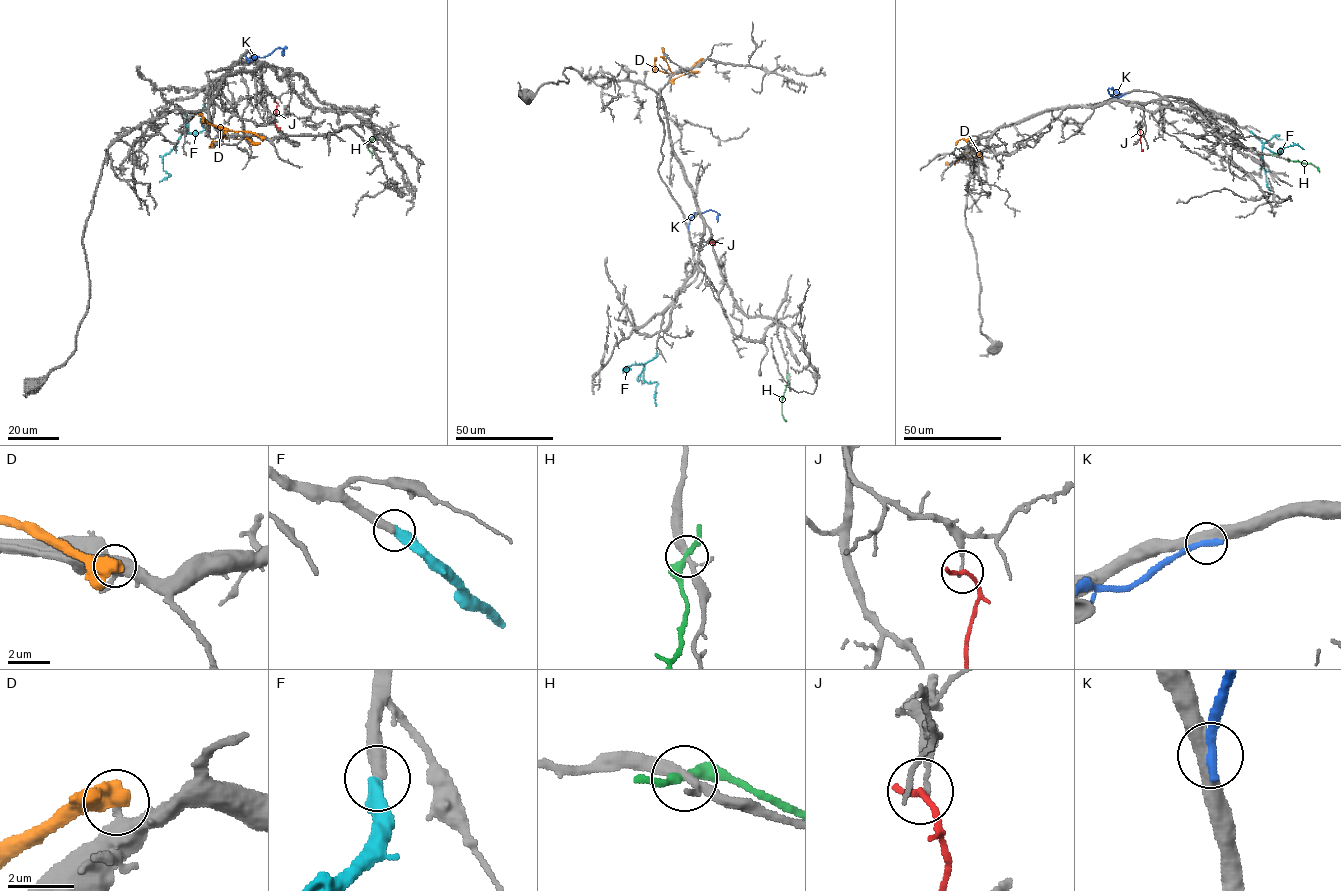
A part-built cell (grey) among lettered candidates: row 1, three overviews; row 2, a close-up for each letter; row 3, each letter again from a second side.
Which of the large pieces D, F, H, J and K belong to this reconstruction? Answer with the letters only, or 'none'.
F

